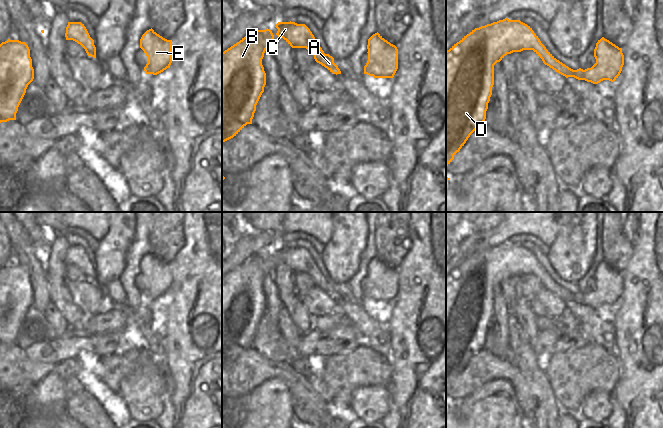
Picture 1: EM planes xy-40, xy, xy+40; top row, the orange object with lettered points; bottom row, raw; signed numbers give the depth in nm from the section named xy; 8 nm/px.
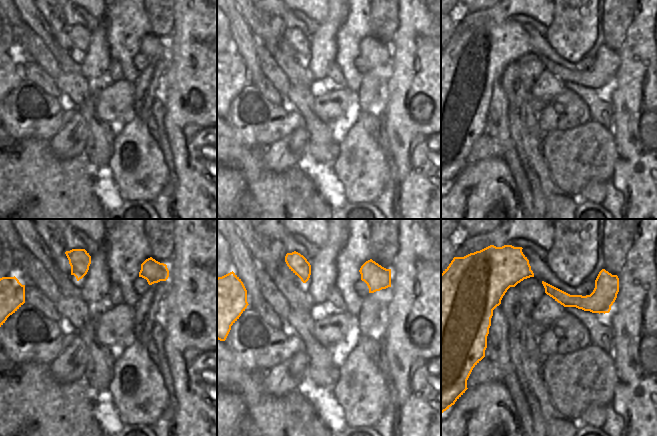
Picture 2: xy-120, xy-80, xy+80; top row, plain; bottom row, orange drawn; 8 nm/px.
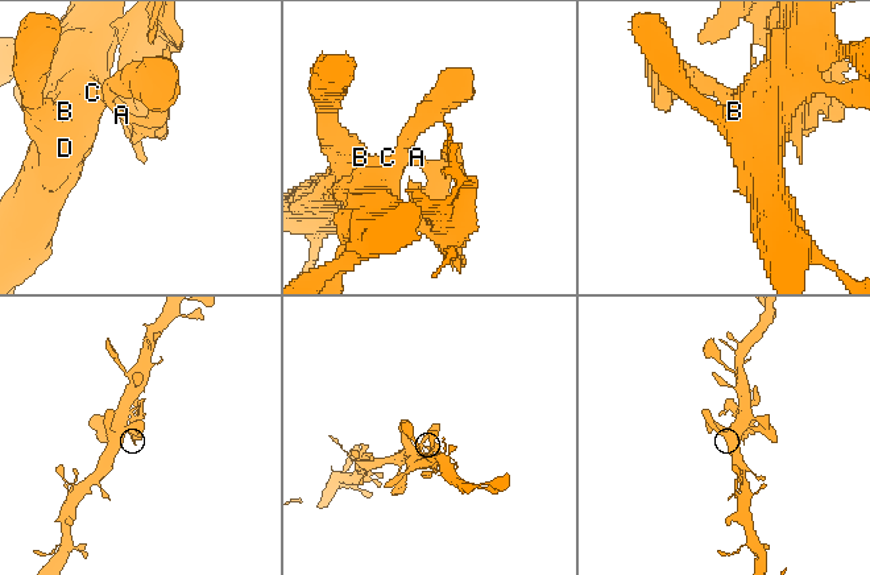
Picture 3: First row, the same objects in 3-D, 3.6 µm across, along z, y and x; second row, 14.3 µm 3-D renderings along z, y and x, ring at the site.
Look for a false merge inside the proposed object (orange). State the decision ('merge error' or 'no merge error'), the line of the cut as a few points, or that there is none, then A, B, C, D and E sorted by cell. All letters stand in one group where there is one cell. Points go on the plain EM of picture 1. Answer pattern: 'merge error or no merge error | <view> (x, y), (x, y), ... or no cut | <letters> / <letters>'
merge error | xy+40 (541, 267), (534, 267), (531, 273) | A E / B C D

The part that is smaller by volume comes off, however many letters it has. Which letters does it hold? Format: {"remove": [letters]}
{"remove": ["A", "E"]}

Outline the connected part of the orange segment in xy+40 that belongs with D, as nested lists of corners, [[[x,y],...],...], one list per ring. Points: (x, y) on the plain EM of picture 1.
[[[505,242],[475,252],[446,275],[446,391],[470,359],[484,350],[494,289],[507,278],[541,268],[532,252]]]

